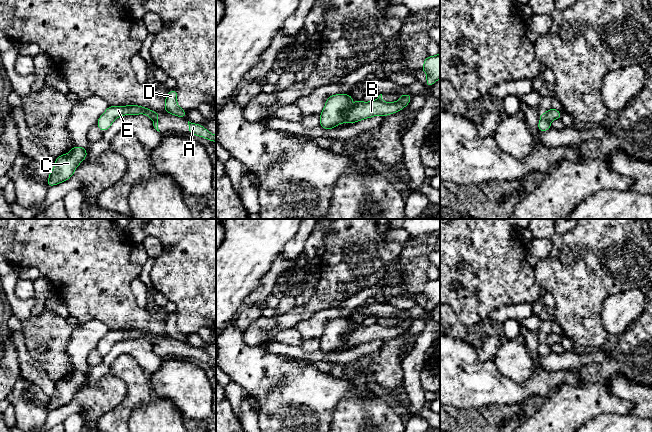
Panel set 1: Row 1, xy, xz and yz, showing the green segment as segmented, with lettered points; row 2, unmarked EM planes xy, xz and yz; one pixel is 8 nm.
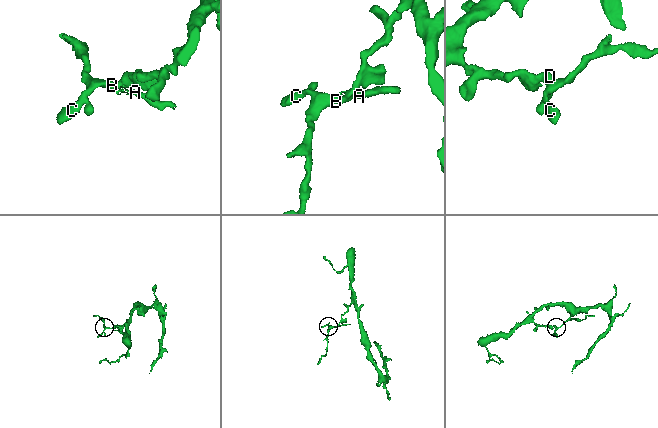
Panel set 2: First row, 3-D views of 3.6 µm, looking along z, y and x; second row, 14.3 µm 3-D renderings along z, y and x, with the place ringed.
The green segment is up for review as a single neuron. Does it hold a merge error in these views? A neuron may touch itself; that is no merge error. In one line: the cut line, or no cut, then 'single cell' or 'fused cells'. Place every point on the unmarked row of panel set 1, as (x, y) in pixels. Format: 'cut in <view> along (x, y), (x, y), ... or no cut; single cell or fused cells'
cut in yz along (545, 337), (545, 342), (549, 346); fused cells

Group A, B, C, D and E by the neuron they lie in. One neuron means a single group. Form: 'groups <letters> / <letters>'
groups A / B C D E

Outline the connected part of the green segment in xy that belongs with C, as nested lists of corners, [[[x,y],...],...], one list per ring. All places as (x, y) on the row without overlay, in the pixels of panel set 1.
[[[74,370],[69,377],[55,382],[53,394],[49,397],[47,409],[52,411],[67,405],[74,398],[75,393],[87,381],[87,373]]]

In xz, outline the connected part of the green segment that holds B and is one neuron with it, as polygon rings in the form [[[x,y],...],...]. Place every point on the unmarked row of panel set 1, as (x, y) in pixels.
[[[336,318],[327,322],[323,335],[320,338],[320,350],[323,353],[333,353],[341,347],[356,347],[358,345],[380,339],[385,341],[406,331],[412,320],[403,318],[397,326],[383,326],[378,323],[362,326],[356,323],[356,328],[344,335],[343,331],[352,327],[349,318]]]

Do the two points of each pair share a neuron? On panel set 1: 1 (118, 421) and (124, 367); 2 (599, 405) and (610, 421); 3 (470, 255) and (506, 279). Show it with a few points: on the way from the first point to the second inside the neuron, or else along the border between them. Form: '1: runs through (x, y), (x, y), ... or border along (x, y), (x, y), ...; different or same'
1: runs through (125, 408), (133, 399), (133, 380); same
2: border along (629, 413), (602, 413), (586, 421); different
3: runs through (479, 264), (487, 272), (497, 274); same

